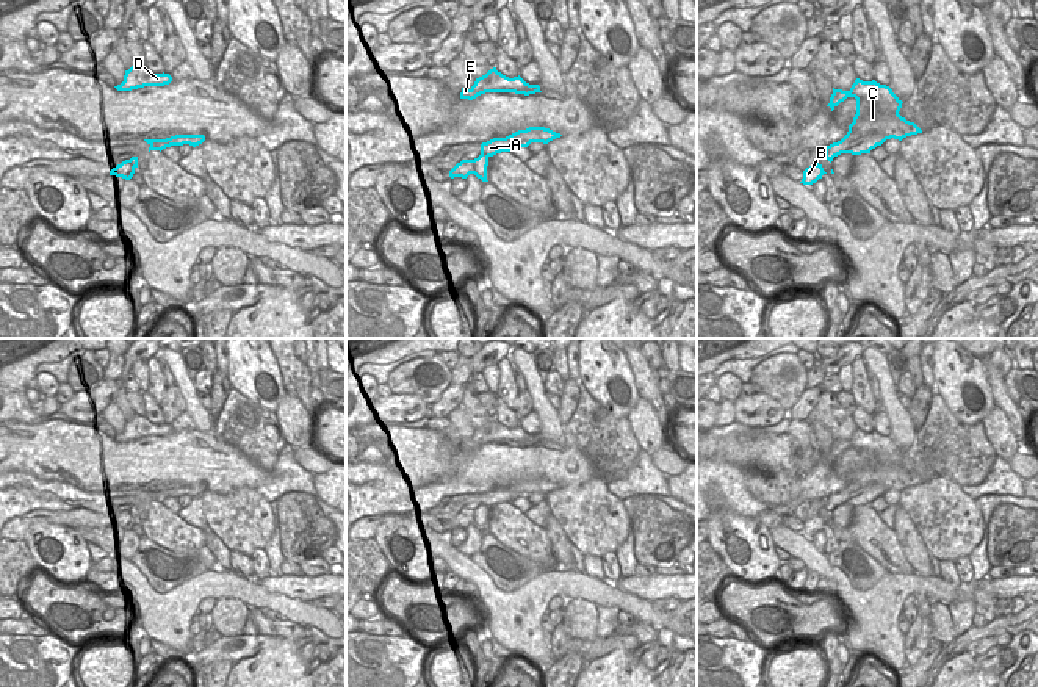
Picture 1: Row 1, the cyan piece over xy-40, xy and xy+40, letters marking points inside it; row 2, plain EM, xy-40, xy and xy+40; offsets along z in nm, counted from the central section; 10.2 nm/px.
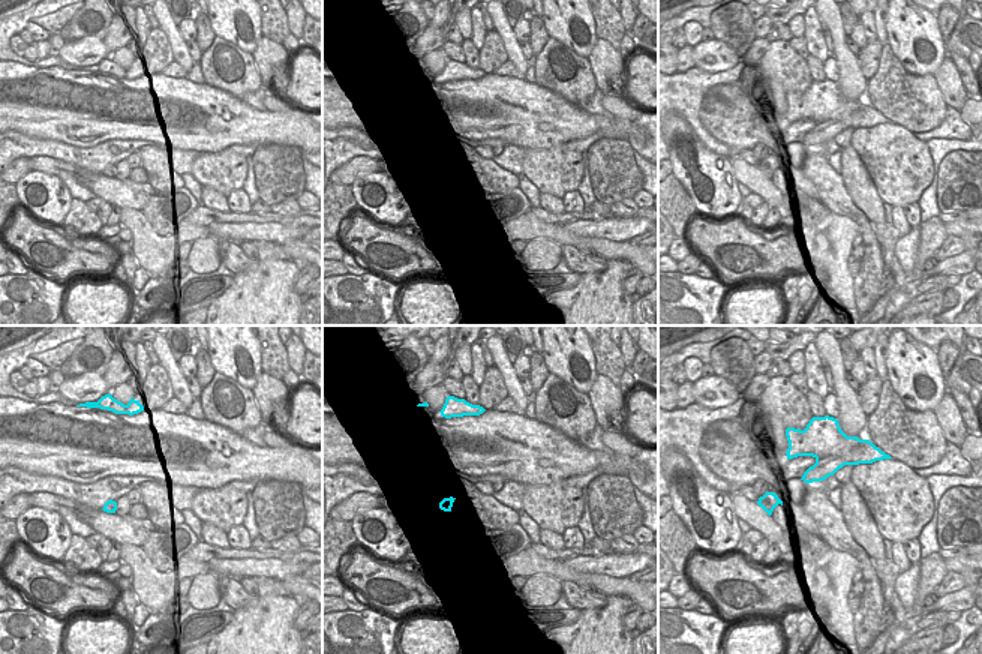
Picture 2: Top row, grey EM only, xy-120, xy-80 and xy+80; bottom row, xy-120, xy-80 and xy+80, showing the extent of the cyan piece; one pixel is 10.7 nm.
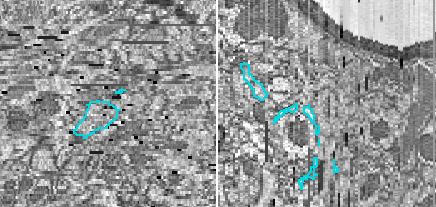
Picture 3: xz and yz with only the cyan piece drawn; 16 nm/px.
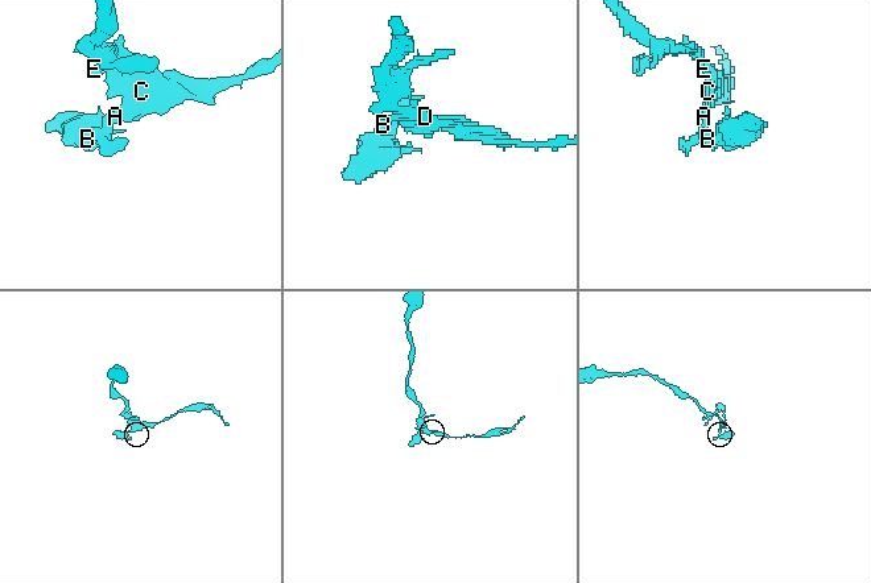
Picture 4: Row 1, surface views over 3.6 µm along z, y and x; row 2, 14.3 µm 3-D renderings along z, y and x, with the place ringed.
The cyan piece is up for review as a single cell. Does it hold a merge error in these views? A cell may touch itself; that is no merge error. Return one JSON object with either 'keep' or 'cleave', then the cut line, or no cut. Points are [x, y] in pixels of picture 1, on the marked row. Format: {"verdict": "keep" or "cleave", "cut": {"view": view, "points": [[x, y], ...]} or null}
{"verdict": "cleave", "cut": {"view": "xy", "points": [[481, 154], [489, 155]]}}

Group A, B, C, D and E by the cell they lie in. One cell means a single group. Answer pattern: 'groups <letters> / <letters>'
groups A C D E / B

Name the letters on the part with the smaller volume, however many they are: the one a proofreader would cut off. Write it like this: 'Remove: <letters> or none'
Remove: B

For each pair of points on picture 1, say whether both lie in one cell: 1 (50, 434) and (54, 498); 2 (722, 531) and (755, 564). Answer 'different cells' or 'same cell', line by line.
1: different cells
2: same cell

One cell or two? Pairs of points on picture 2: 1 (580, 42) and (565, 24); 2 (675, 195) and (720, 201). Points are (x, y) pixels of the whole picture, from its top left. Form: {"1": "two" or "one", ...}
{"1": "one", "2": "two"}

